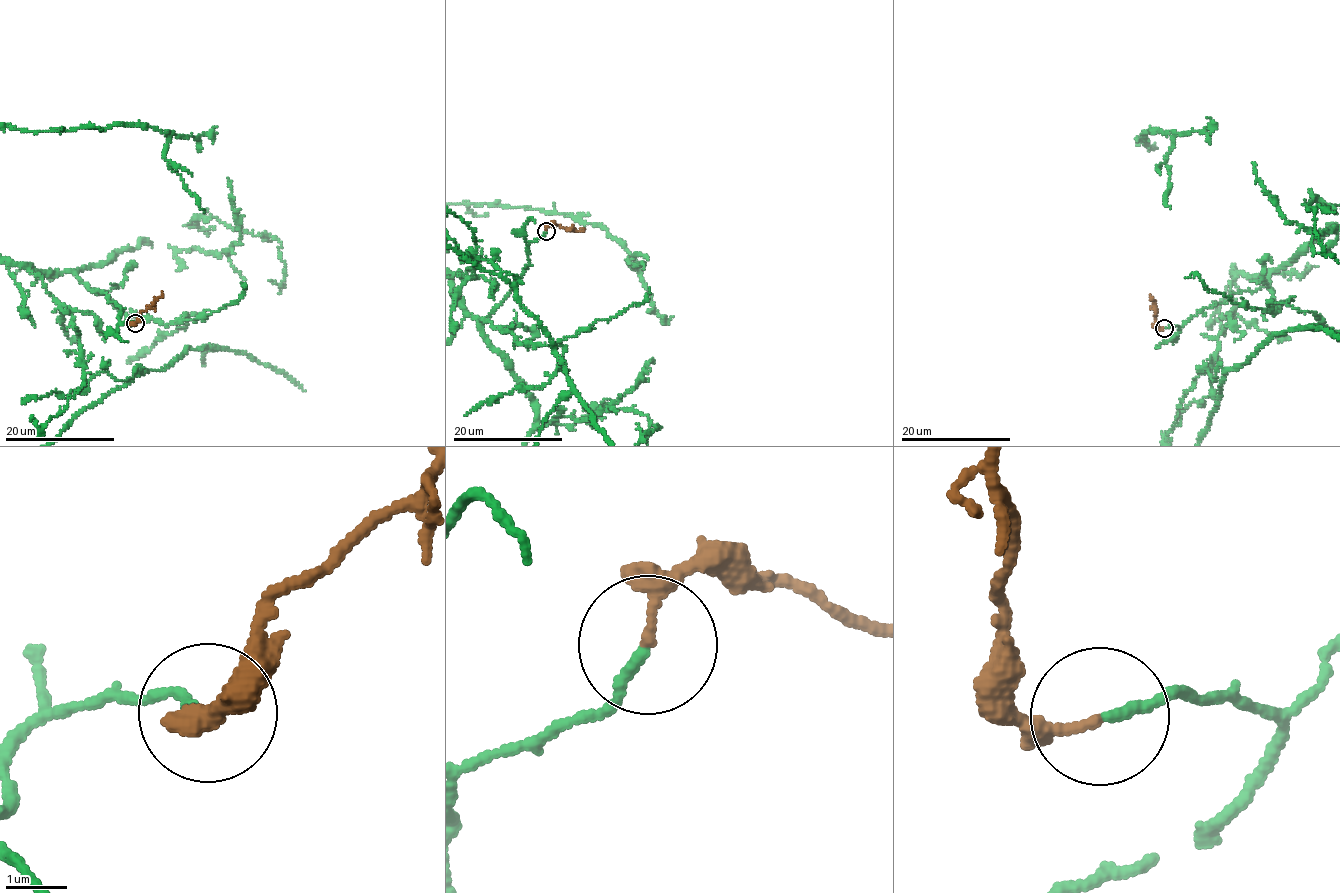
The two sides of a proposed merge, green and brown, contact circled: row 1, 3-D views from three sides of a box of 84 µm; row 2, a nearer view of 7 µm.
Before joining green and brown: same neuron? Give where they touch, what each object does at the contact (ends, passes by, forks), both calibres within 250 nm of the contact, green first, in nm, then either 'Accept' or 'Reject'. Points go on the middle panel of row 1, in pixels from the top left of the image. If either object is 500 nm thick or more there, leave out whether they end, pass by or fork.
Place: (546, 231). At the ring green ends. At the ring brown ends. Thickness 150 nm (green) against 150 nm. Accept

